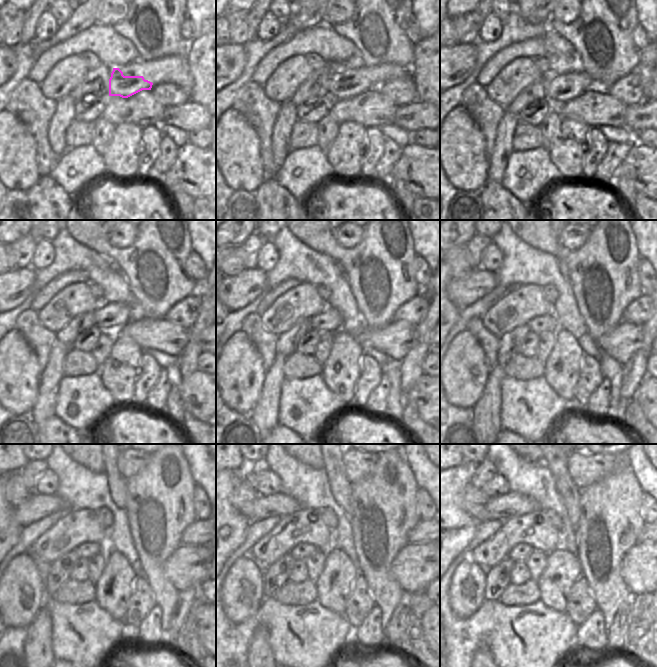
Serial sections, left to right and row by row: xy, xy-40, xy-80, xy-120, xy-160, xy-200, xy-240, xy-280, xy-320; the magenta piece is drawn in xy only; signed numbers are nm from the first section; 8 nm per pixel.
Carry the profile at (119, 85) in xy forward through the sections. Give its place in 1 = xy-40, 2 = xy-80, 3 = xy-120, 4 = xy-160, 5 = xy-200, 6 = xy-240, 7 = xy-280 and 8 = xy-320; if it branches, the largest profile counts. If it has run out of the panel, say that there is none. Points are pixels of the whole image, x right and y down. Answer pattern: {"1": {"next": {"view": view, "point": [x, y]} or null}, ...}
{"1": {"next": {"view": "xy-40", "point": [342, 86]}}, "2": {"next": {"view": "xy-80", "point": [563, 88]}}, "3": {"next": {"view": "xy-120", "point": [111, 316]}}, "4": {"next": {"view": "xy-160", "point": [330, 320]}}, "5": {"next": {"view": "xy-200", "point": [548, 322]}}, "6": {"next": {"view": "xy-240", "point": [87, 550]}}, "7": {"next": {"view": "xy-280", "point": [301, 551]}}, "8": {"next": {"view": "xy-320", "point": [519, 553]}}}

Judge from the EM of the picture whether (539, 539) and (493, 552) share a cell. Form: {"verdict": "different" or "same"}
{"verdict": "same"}

